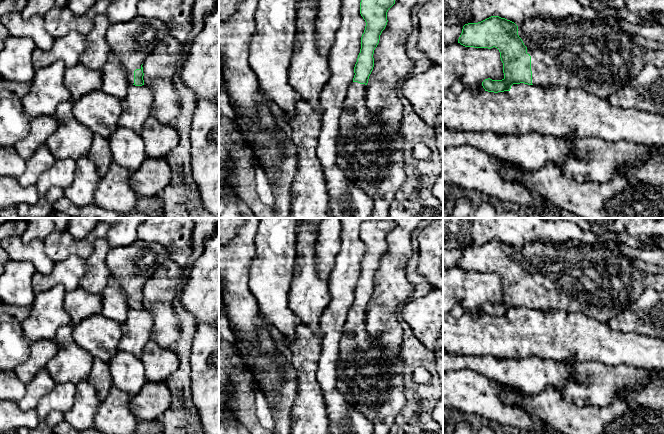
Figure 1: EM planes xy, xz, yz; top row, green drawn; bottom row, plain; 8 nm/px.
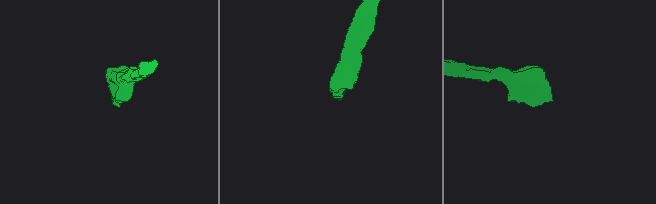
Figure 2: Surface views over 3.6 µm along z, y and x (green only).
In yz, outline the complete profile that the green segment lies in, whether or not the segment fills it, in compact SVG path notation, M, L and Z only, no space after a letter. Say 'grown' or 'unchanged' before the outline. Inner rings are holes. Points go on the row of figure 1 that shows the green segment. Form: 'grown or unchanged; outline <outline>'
grown; outline M491 16L478 23L463 26L458 43L465 47L497 48L503 63L502 80L485 79L482 86L488 92L510 91L513 84L563 86L581 89L606 100L622 89L646 64L664 68L664 49L657 51L638 45L633 36L606 25L586 22L566 23L542 18L526 18L518 25Z

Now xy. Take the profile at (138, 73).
grown; outline M140 15L129 22L110 24L106 39L111 53L126 67L130 85L144 85L142 64L167 35L168 27L163 21Z

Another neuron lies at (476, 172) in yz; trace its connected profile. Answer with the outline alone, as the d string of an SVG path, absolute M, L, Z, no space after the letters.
M471 146L443 148L443 184L459 186L468 194L494 196L521 210L542 214L553 208L546 199L528 191L521 182L503 179L500 170L506 167L506 161Z

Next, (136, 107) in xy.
M130 85L126 97L121 101L118 127L141 134L145 120L151 115L153 92L146 85Z

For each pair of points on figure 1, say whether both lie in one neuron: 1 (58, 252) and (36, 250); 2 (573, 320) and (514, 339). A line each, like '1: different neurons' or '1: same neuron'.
1: different neurons
2: same neuron

